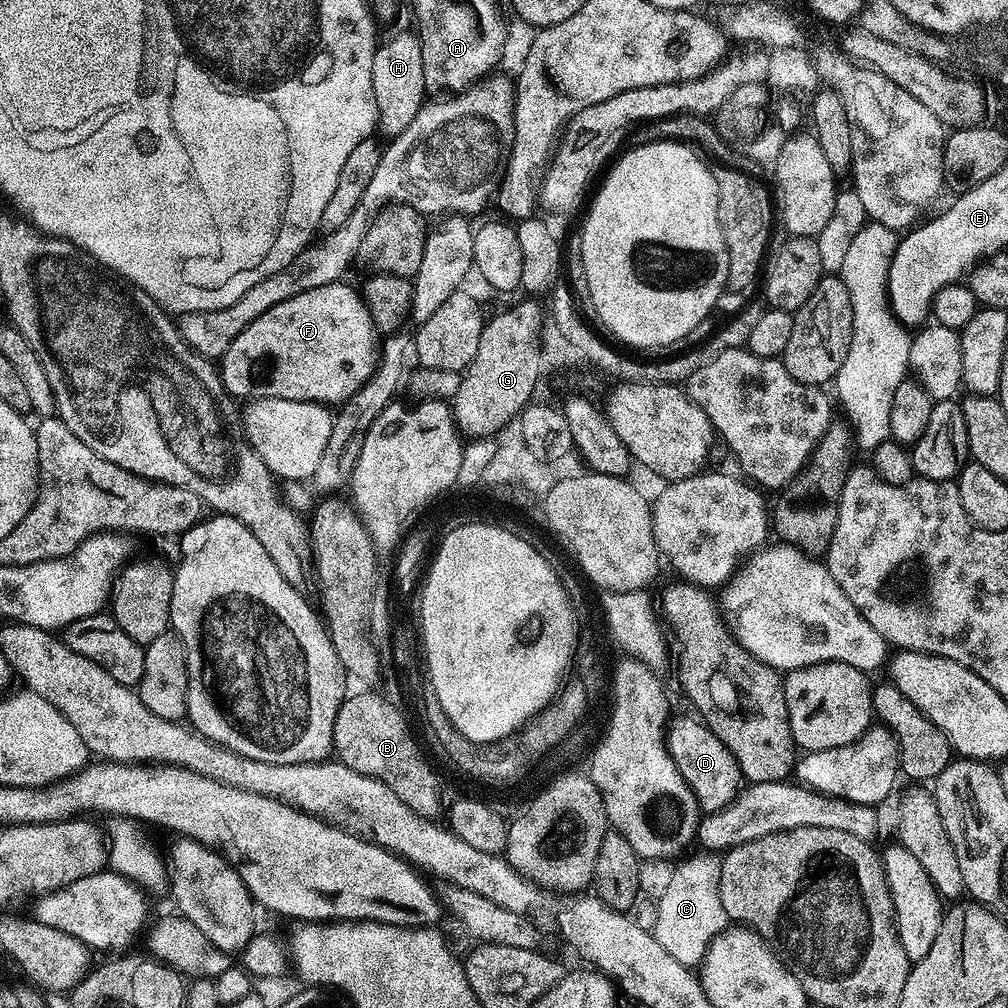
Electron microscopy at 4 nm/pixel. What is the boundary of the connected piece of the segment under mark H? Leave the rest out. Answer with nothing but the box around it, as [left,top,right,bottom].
[372,31,426,138]

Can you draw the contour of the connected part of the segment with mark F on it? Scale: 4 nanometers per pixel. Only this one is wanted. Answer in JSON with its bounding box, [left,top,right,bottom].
[219,283,378,406]

